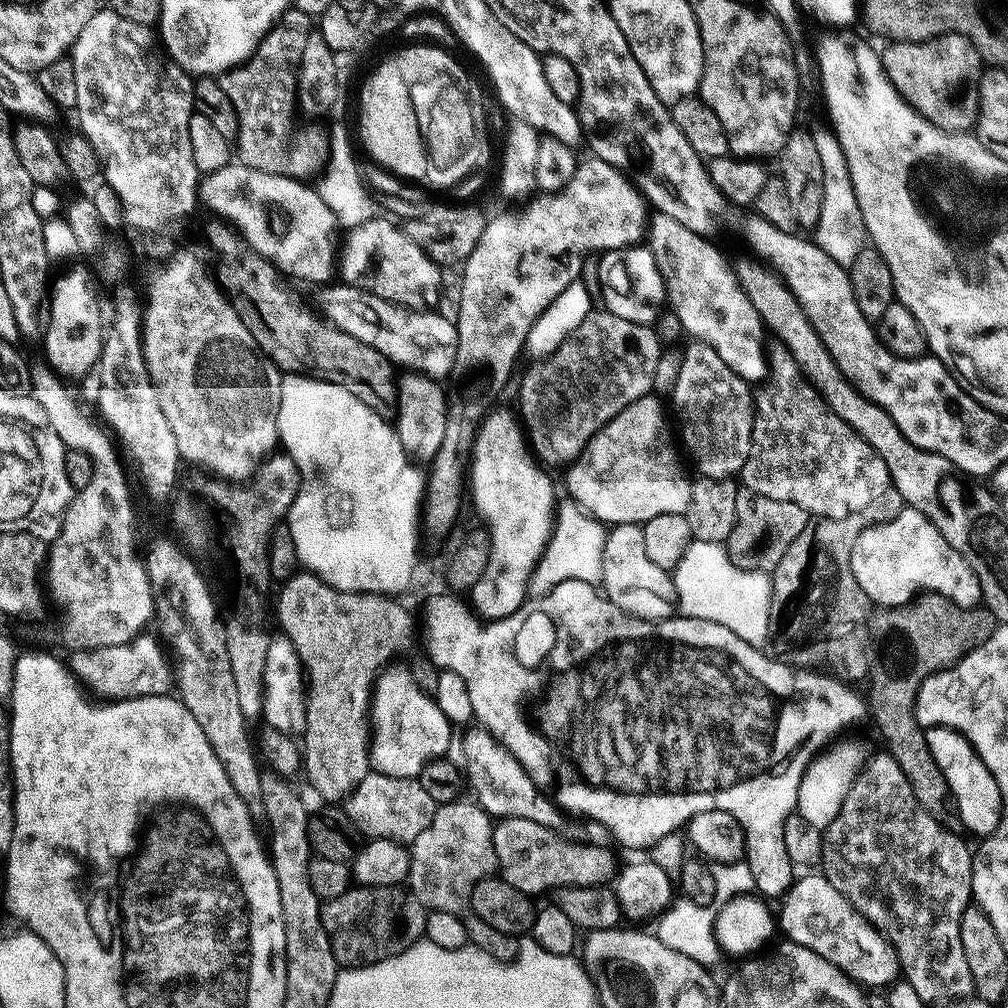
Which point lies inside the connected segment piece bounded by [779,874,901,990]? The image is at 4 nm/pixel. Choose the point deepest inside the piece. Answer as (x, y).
(812, 914)

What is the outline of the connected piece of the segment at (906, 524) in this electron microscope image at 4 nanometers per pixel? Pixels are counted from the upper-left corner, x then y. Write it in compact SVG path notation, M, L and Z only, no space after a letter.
M907 506L893 521L872 524L858 534L852 566L858 585L881 609L907 604L919 592L945 596L963 608L977 607L982 600L978 578L962 554L952 549L921 512Z

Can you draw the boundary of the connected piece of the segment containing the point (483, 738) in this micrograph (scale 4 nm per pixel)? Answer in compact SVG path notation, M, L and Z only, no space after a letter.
M472 726L466 731L468 732L462 738L462 754L466 762L464 772L469 789L472 788L475 794L473 797L483 811L495 819L528 817L547 828L558 827L562 815L561 809L549 795L537 798L538 792L535 786L537 783L528 774L527 767L518 763L501 747L486 728Z

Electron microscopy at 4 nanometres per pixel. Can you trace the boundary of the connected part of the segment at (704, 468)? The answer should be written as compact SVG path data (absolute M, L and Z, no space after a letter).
M693 339L688 349L683 349L681 368L678 370L676 385L670 395L676 420L680 423L680 436L684 439L683 451L692 455L701 477L709 480L727 480L740 474L744 463L752 453L752 431L754 430L756 410L754 392L749 381L744 380L726 364L710 345L703 340Z

